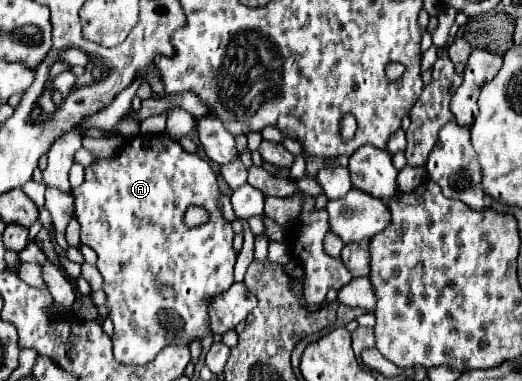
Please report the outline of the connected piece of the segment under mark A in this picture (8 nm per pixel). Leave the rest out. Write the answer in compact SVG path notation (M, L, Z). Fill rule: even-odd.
M167 133L149 135L149 139L143 137L143 135L137 135L137 137L127 139L123 143L123 147L113 157L103 159L103 161L95 161L89 167L85 167L85 181L77 189L73 189L73 193L75 193L75 217L81 223L81 243L87 243L89 247L95 249L95 253L97 253L97 269L103 275L103 291L107 295L107 309L109 309L109 317L115 323L115 333L113 333L115 359L119 363L125 363L125 365L147 363L163 347L167 347L171 343L173 345L189 345L193 339L203 339L209 333L209 299L215 299L219 293L223 293L225 289L229 289L235 283L233 269L235 269L235 261L237 261L237 253L235 253L235 247L233 247L233 235L235 233L231 229L231 223L223 217L221 207L219 207L221 191L219 191L219 185L217 185L217 173L215 173L213 165L209 161L205 161L199 153L189 153L175 137L171 137ZM191 205L203 207L211 215L211 219L207 223L203 223L203 225L187 227L183 223L183 217L185 217L185 211ZM161 283L171 285L177 291L177 297L165 297L163 299L161 293L159 293Z

